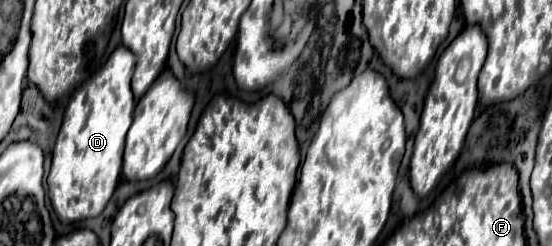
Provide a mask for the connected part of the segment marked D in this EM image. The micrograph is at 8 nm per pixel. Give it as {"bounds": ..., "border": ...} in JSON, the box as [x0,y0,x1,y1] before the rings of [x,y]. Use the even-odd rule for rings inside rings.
{"bounds":[48,46,136,224],"border":[[[118,46],[102,70],[86,80],[68,102],[48,176],[48,196],[62,224],[96,218],[120,182],[124,140],[136,106],[130,90],[134,62],[136,56],[126,46]]]}

